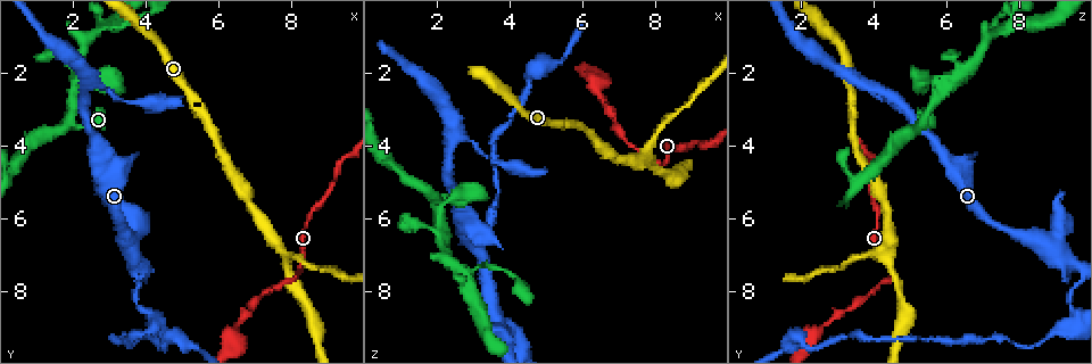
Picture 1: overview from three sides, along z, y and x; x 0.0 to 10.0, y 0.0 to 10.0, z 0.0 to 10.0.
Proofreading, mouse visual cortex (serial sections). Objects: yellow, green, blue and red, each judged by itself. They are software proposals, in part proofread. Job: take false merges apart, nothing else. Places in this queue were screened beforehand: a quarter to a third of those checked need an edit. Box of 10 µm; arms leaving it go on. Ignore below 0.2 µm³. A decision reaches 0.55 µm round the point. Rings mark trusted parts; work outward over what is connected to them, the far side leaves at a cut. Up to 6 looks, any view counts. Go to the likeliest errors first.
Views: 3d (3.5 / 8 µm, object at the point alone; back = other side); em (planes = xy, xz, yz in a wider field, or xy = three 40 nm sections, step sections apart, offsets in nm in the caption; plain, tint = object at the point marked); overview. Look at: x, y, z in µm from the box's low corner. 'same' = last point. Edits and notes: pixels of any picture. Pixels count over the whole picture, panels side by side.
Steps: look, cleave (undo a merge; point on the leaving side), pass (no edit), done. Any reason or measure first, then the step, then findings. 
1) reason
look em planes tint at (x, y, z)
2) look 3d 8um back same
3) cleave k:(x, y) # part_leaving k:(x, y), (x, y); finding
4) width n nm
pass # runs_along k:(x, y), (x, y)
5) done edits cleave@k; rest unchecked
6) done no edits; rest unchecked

arms part here
look 3d 3.5um at (7.70, 6.70, 4.30)

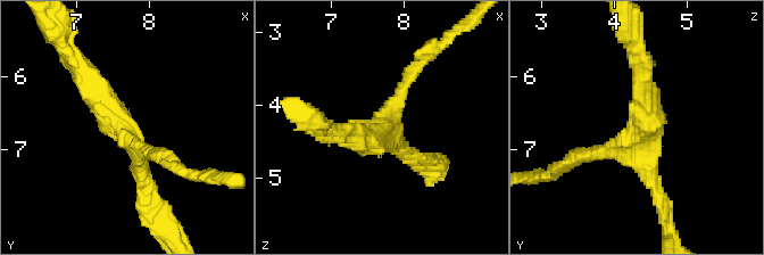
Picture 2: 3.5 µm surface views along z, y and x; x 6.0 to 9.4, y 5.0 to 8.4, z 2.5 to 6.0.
arms 3; arm_widths 150, 250, 300 nm
look em planes tint at (7.65, 6.75, 4.35)

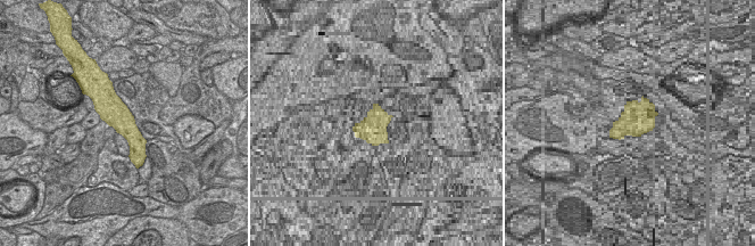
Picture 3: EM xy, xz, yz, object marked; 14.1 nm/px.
pass # runs_along 3:(108, 89), (133, 156); one cell here

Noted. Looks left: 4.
abrupt turn
look 3d 8um at (3.80, 8.30, 9.40)

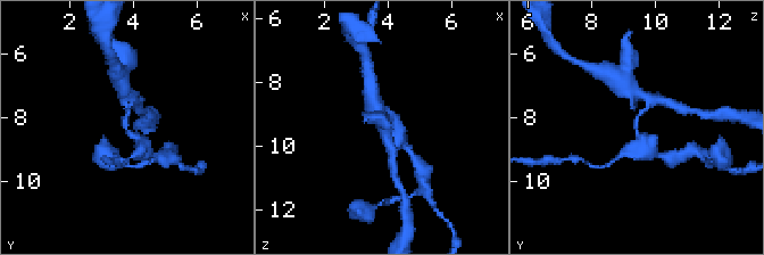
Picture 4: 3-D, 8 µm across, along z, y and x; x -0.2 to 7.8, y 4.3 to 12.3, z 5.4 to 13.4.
arm_widths 150, 400 nm
look em xy step 3 tint same

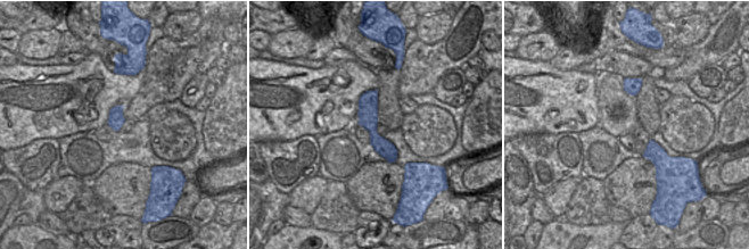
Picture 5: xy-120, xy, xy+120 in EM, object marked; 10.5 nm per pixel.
width 220 nm
cleave 4:(639, 136) # part_leaving 4:(638, 116), (636, 130), (642, 141), (629, 149); two cells meet here

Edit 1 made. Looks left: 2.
done edits cleave@4; rest unchecked

